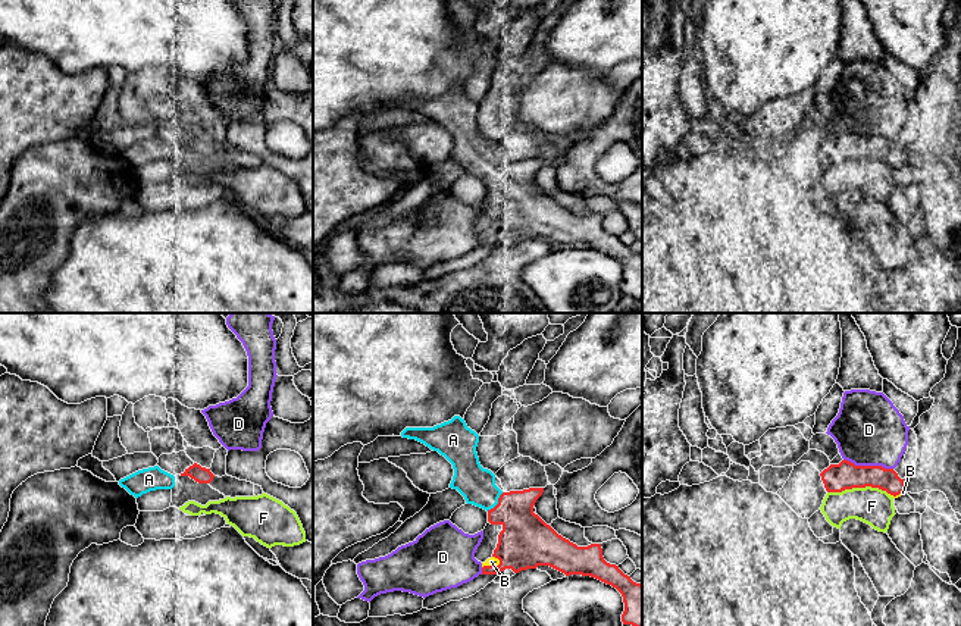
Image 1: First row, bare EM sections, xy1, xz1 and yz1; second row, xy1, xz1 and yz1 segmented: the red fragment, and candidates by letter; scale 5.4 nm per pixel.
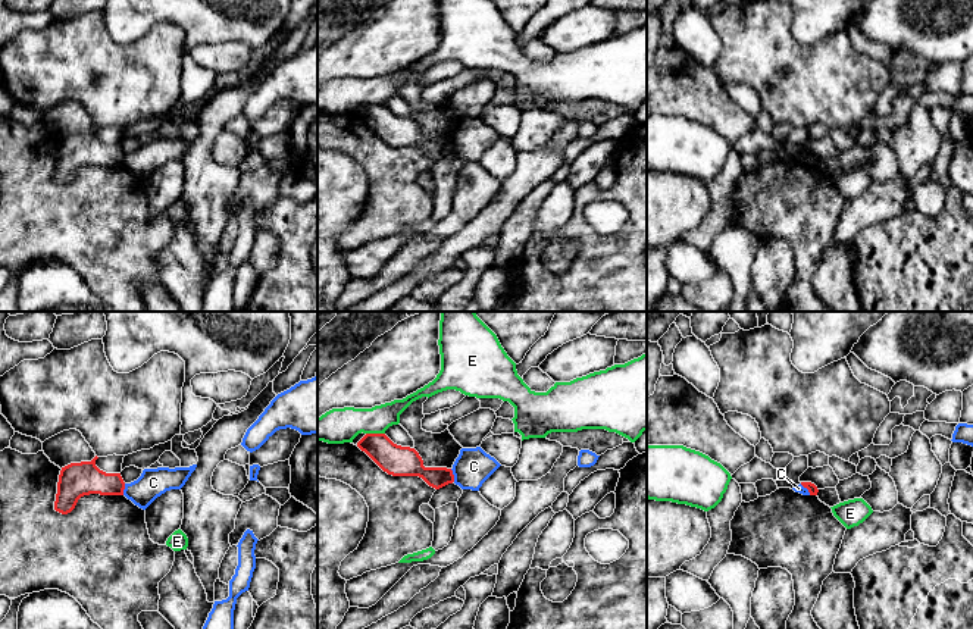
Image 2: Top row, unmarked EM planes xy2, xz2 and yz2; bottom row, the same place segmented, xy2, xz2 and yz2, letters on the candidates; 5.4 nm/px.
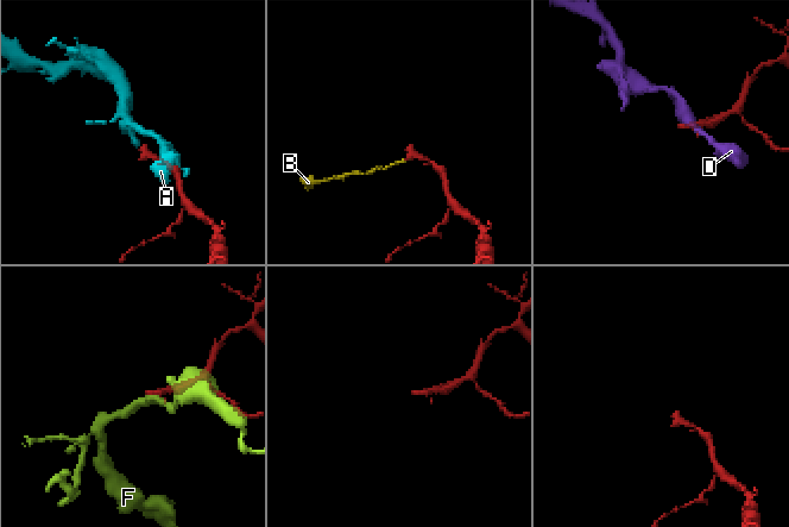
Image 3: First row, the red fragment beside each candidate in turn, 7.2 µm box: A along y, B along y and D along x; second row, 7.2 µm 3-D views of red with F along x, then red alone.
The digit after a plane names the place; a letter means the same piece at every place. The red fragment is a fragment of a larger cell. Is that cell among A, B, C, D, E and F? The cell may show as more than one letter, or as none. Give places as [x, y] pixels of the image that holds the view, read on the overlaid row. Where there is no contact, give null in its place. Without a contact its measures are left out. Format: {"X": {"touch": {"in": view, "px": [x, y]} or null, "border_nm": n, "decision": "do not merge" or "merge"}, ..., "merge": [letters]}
{"A": {"touch": {"in": "xz1", "px": [498, 503]}, "border_nm": 140, "decision": "merge"}, "B": {"touch": {"in": "xz1", "px": [491, 566]}, "border_nm": 110, "decision": "merge"}, "C": {"touch": {"in": "xz2", "px": [453, 475]}, "border_nm": 80, "decision": "do not merge"}, "D": {"touch": {"in": "yz1", "px": [869, 466]}, "border_nm": 280, "decision": "do not merge"}, "E": {"touch": {"in": "xz2", "px": [375, 434]}, "border_nm": 100, "decision": "do not merge"}, "F": {"touch": {"in": "yz1", "px": [858, 487]}, "border_nm": 340, "decision": "do not merge"}, "merge": ["A", "B"]}

